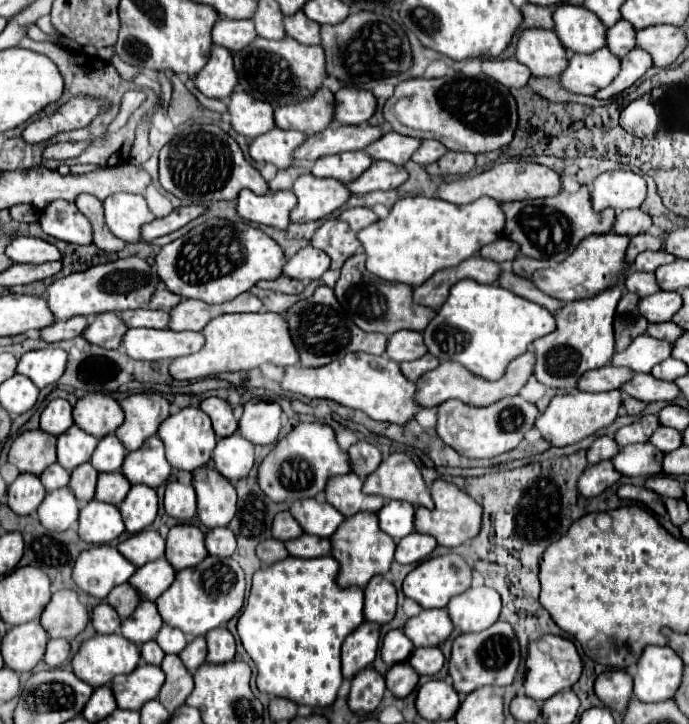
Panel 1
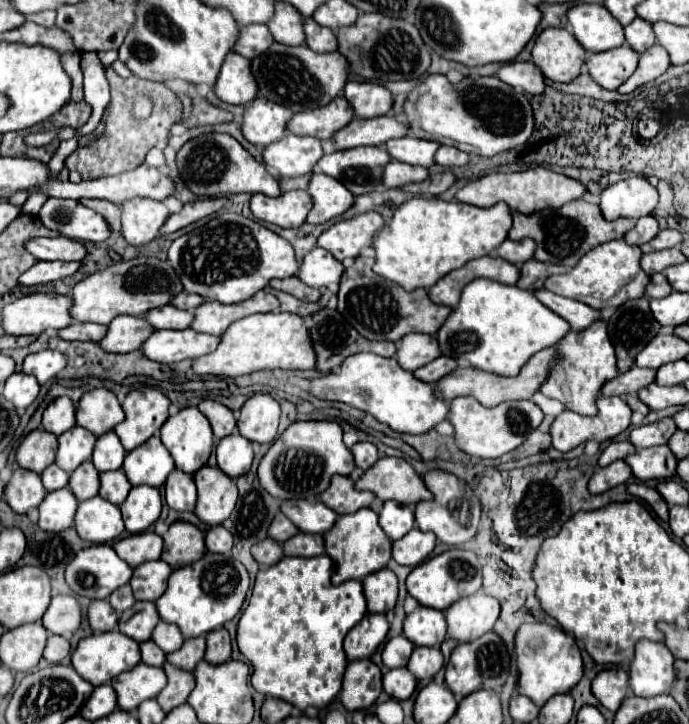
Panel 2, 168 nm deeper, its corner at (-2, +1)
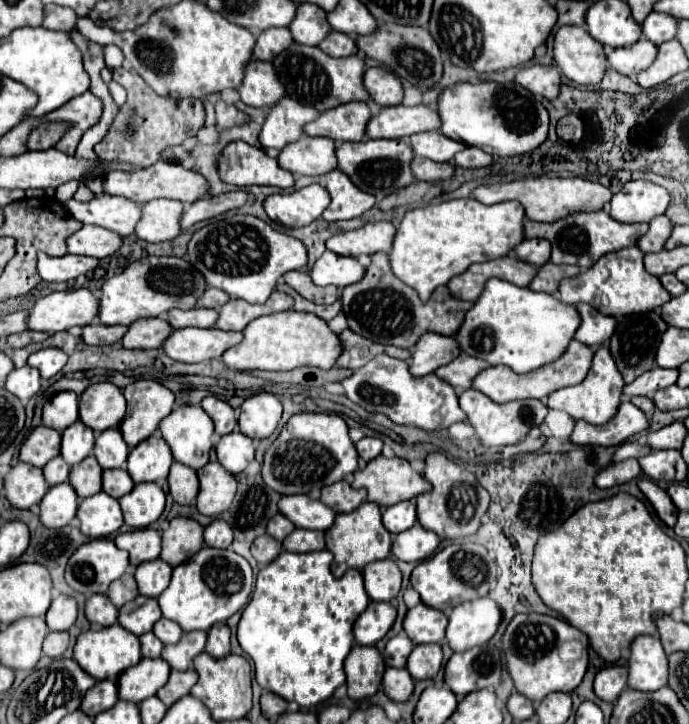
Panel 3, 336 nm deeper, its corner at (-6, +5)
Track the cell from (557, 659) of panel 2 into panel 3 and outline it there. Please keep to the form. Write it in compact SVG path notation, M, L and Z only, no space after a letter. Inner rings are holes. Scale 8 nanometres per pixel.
M518 613L506 627L502 635L502 651L506 655L506 667L508 673L514 681L514 687L518 693L528 697L530 701L538 703L542 697L554 691L570 693L574 691L588 667L588 657L584 655L582 659L574 663L564 663L558 655L558 645L564 641L580 641L586 643L586 635L578 631L576 627L568 625L560 617L552 615L540 615L540 613Z

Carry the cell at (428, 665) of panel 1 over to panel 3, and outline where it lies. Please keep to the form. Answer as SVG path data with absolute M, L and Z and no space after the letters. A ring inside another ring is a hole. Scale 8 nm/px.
M416 645L408 657L412 679L432 679L442 667L440 645Z

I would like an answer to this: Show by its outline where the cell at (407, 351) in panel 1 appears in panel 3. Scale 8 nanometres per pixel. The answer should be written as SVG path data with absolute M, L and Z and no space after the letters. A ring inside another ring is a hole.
M426 333L412 349L410 373L416 377L424 377L434 373L438 367L448 365L460 355L460 347L456 337L446 337L438 333Z

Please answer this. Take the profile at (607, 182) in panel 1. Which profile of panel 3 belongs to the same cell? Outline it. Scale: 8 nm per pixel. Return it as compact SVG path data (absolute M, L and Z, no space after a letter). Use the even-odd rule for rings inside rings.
M638 179L638 181L630 181L622 187L620 193L616 193L610 201L610 217L614 217L620 223L650 223L654 217L664 215L664 211L668 209L670 203L670 193L650 181Z

